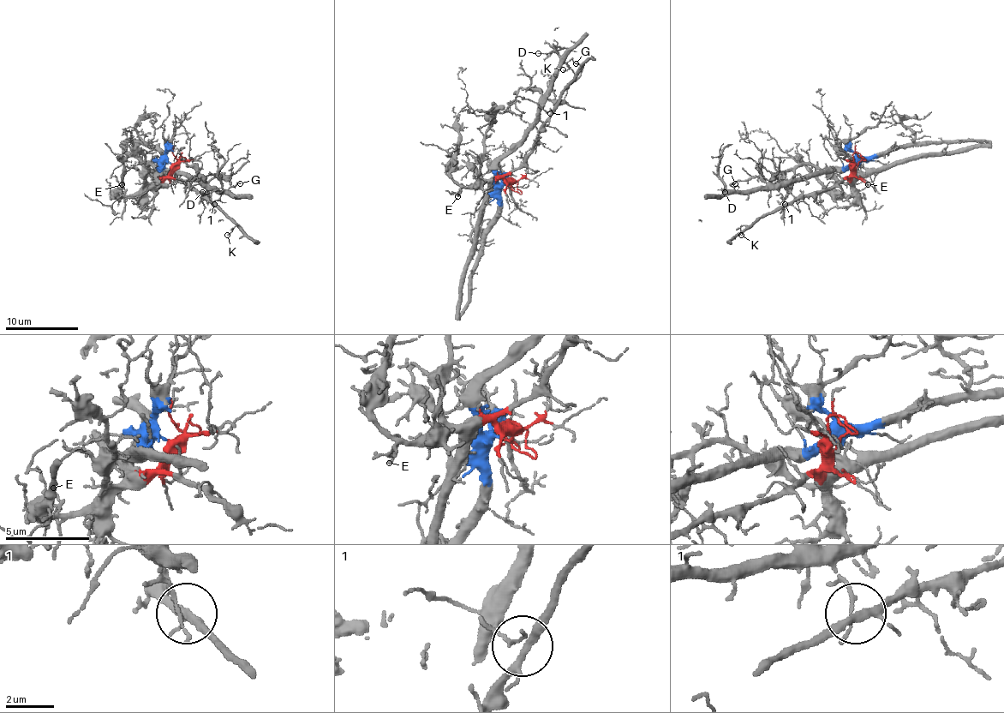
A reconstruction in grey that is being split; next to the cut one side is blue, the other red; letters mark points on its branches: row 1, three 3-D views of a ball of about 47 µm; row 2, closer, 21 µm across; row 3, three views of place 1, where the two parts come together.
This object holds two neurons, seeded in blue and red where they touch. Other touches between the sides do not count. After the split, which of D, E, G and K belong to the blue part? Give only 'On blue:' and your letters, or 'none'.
On blue: D, G

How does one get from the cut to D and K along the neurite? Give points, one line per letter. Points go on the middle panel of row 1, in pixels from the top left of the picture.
D: (506, 185), (498, 182), (498, 162), (534, 120), (539, 98), (548, 87), (559, 62), (555, 53), (537, 53)
K: (506, 185), (506, 175), (514, 170), (532, 149), (540, 123), (574, 76), (570, 69), (563, 69)

